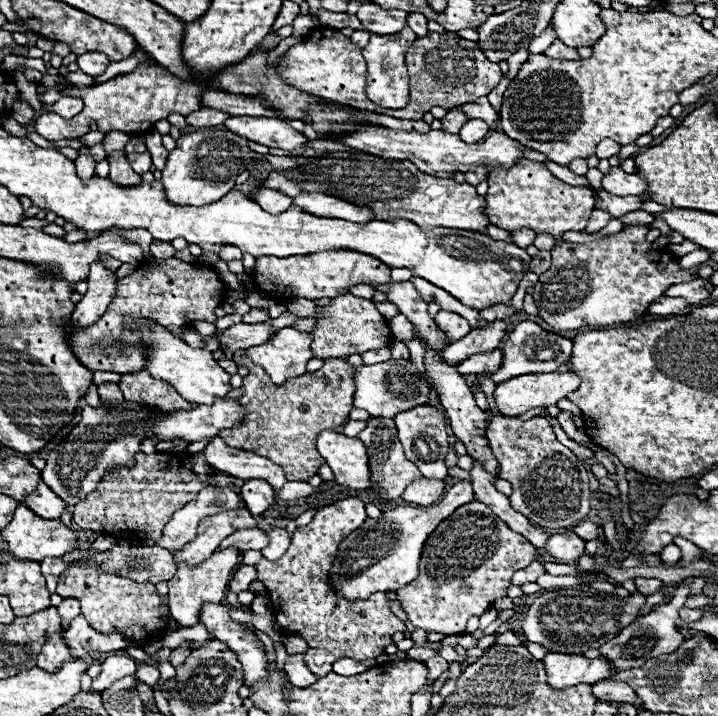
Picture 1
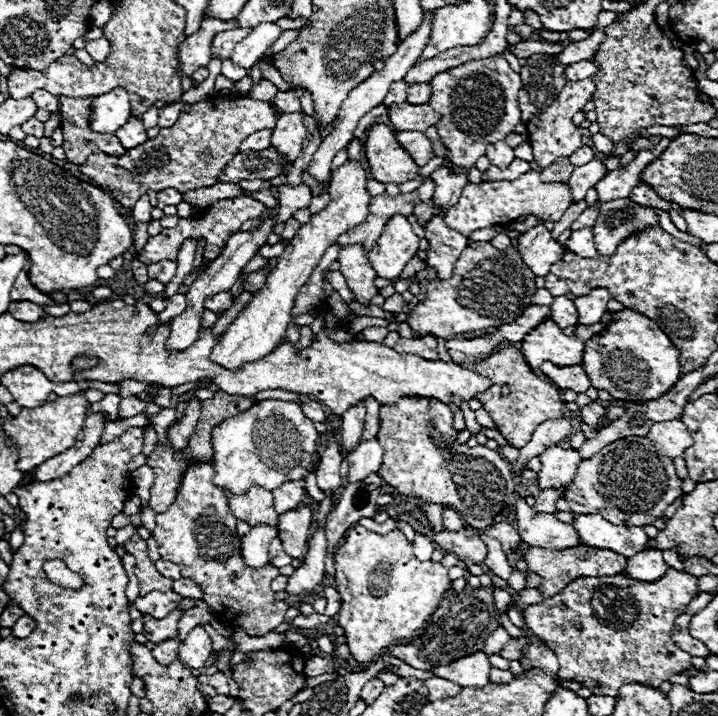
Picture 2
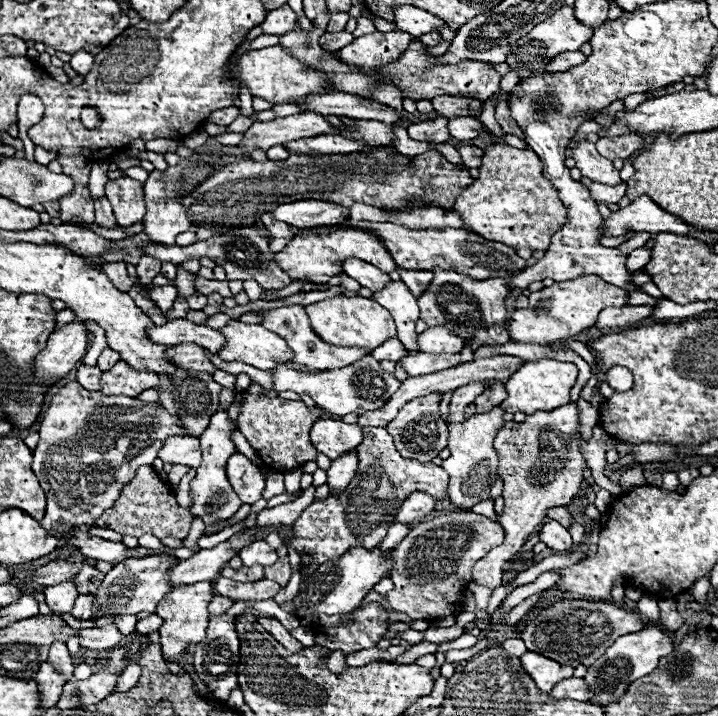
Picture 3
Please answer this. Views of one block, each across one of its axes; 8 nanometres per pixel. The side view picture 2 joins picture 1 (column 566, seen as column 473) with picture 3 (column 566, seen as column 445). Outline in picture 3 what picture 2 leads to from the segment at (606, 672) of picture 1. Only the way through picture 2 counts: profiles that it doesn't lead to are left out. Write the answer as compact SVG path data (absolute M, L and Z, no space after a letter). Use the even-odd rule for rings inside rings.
M526 652L520 656L520 664L526 670L526 674L536 682L536 688L540 692L550 692L552 684L570 678L574 668L556 664L554 660L548 660L536 652Z

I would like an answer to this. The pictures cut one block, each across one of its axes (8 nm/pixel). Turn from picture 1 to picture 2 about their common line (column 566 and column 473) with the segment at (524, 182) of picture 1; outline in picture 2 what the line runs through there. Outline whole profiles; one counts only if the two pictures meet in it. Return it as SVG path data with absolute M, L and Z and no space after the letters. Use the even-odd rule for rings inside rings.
M530 170L516 180L498 180L498 182L480 182L466 184L460 202L446 210L446 224L460 232L462 236L470 236L470 232L488 228L494 224L506 224L518 220L520 216L536 216L540 220L558 222L566 208L572 204L572 192L566 182L542 182L538 172Z

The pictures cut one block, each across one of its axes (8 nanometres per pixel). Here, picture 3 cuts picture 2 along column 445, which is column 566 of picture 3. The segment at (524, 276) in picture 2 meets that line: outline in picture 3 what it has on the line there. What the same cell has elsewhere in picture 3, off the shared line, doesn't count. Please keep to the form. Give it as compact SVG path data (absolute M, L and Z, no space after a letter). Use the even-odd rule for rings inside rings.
M578 276L564 282L554 282L550 288L532 292L530 306L526 310L516 310L510 318L508 334L516 344L550 344L556 340L566 340L582 330L592 328L596 316L604 308L618 308L626 304L626 292L600 280L598 276Z

